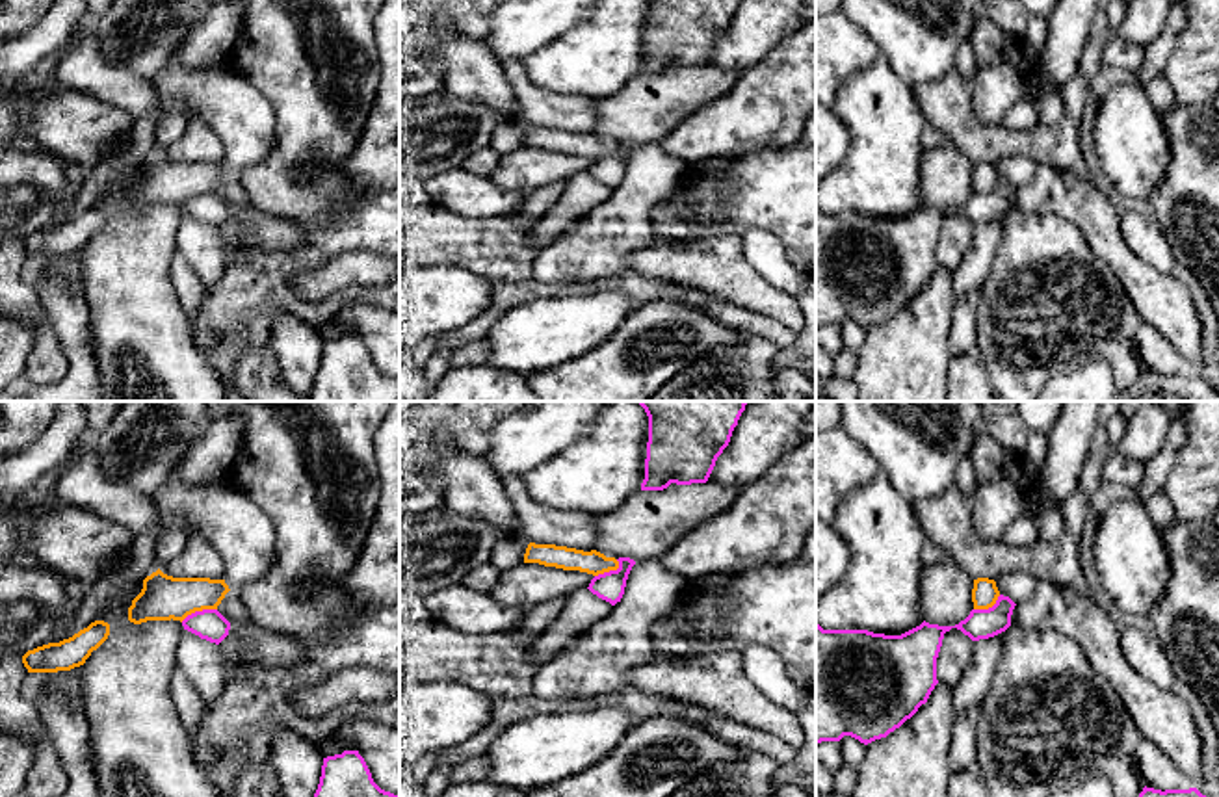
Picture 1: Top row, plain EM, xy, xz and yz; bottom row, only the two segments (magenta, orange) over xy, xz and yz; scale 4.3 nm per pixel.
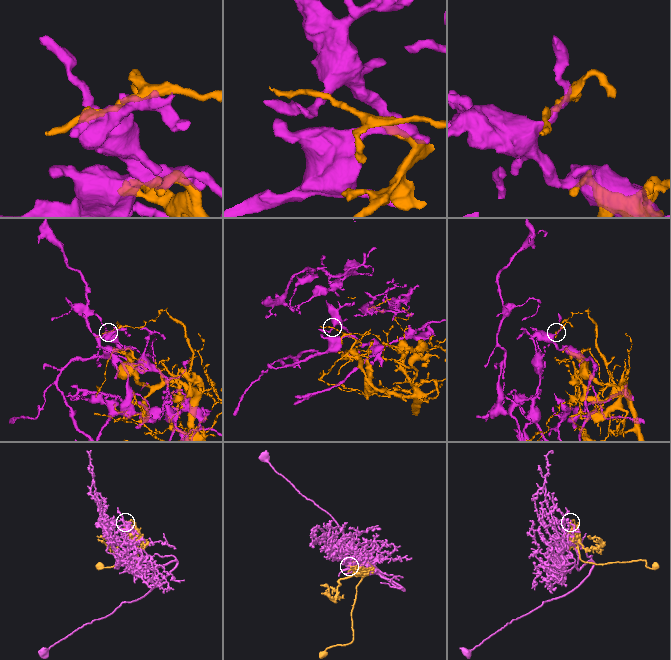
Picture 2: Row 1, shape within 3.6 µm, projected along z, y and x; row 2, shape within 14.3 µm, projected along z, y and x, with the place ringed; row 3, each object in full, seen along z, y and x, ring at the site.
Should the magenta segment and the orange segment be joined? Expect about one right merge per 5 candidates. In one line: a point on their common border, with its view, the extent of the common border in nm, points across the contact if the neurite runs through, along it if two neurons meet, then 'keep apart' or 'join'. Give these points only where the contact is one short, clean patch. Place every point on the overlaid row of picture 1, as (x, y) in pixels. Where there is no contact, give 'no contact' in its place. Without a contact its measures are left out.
meets magenta in xy at (197, 612); contact 170 nm long; keep apart

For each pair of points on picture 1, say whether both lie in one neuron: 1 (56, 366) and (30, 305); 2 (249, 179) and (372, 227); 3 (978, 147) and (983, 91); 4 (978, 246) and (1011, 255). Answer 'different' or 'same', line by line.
1: same
2: different
3: different
4: different

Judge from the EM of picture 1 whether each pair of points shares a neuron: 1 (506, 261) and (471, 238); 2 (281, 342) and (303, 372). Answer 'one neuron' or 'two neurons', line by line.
1: one neuron
2: one neuron

